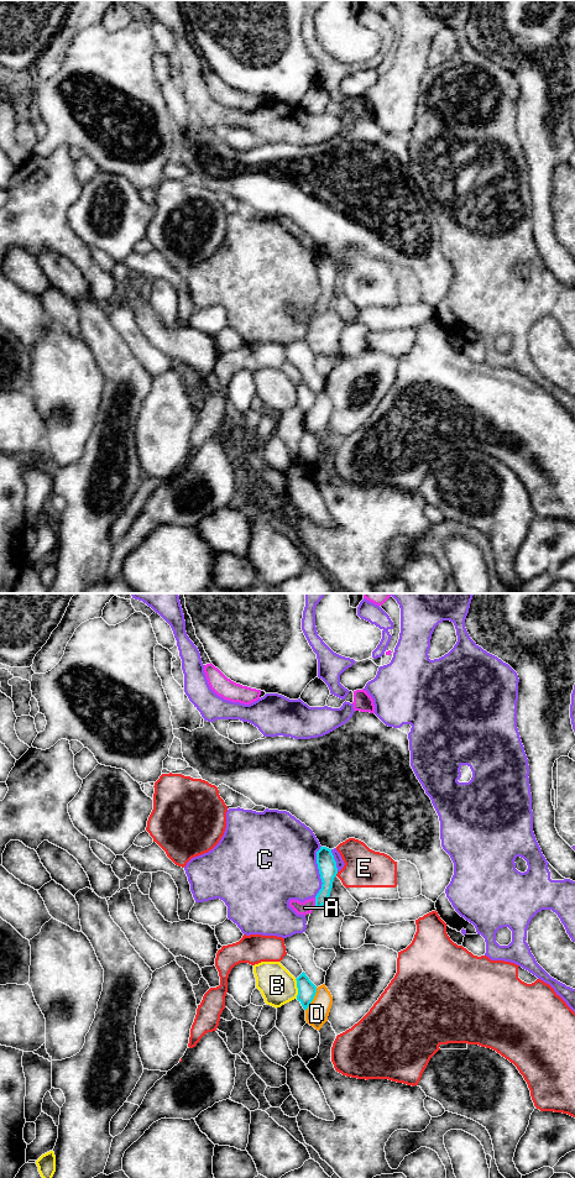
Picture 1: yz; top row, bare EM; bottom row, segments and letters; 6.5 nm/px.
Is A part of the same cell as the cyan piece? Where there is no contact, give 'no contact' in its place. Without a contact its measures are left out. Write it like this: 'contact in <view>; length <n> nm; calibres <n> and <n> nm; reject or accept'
contact in yz; length 60 nm; calibres 120 and 80 nm; reject

